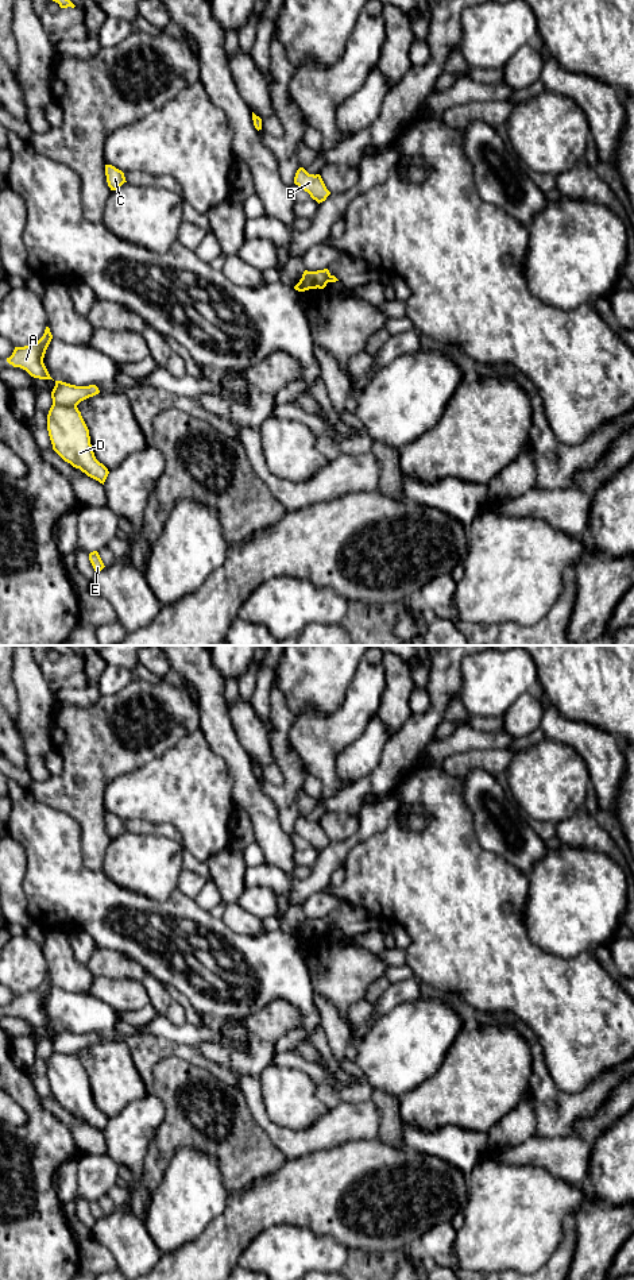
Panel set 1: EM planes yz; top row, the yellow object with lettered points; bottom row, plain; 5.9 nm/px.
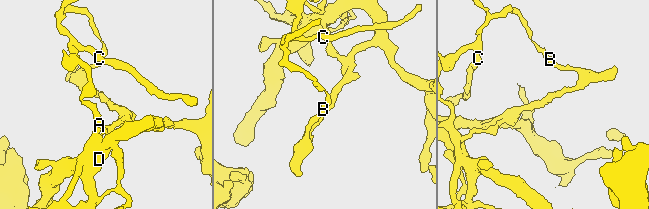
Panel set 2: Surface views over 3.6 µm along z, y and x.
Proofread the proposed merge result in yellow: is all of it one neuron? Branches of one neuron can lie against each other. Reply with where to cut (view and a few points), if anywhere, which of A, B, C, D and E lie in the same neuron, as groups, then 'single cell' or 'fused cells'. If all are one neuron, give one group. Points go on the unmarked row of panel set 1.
yz (53, 1051), (76, 1055) | A B C E / D | fused cells

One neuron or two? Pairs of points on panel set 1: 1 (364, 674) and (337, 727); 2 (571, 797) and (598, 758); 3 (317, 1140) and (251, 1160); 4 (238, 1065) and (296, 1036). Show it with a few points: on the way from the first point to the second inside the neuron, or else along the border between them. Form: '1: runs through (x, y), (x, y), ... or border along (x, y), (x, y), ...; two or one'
1: runs through (364, 687), (362, 702), (351, 713); one
2: border along (569, 745), (583, 759), (590, 782); two
3: border along (261, 1125), (286, 1160); two
4: border along (298, 1026), (287, 1030), (274, 1043), (275, 1052); two

